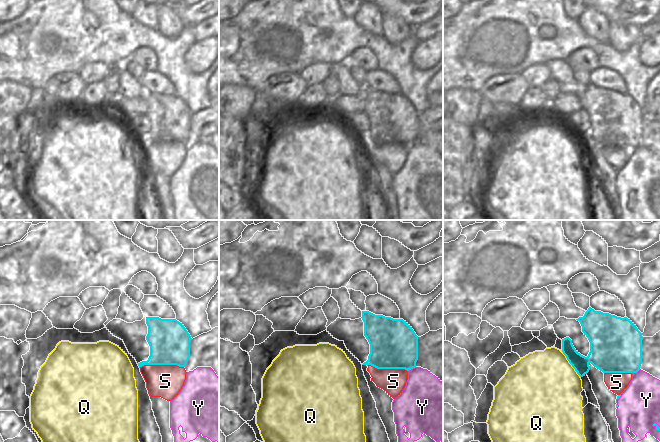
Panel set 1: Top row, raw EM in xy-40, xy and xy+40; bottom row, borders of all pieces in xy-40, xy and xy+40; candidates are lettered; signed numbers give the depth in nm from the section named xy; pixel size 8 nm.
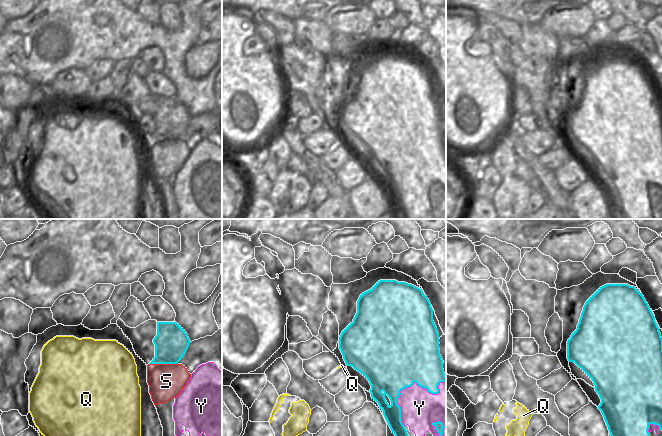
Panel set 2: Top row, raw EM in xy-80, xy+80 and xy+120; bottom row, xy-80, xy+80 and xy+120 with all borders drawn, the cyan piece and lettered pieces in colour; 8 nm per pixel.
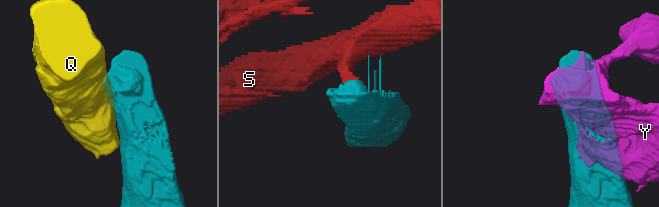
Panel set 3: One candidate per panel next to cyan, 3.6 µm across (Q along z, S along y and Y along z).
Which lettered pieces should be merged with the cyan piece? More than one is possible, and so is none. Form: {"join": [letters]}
{"join": ["Q"]}

